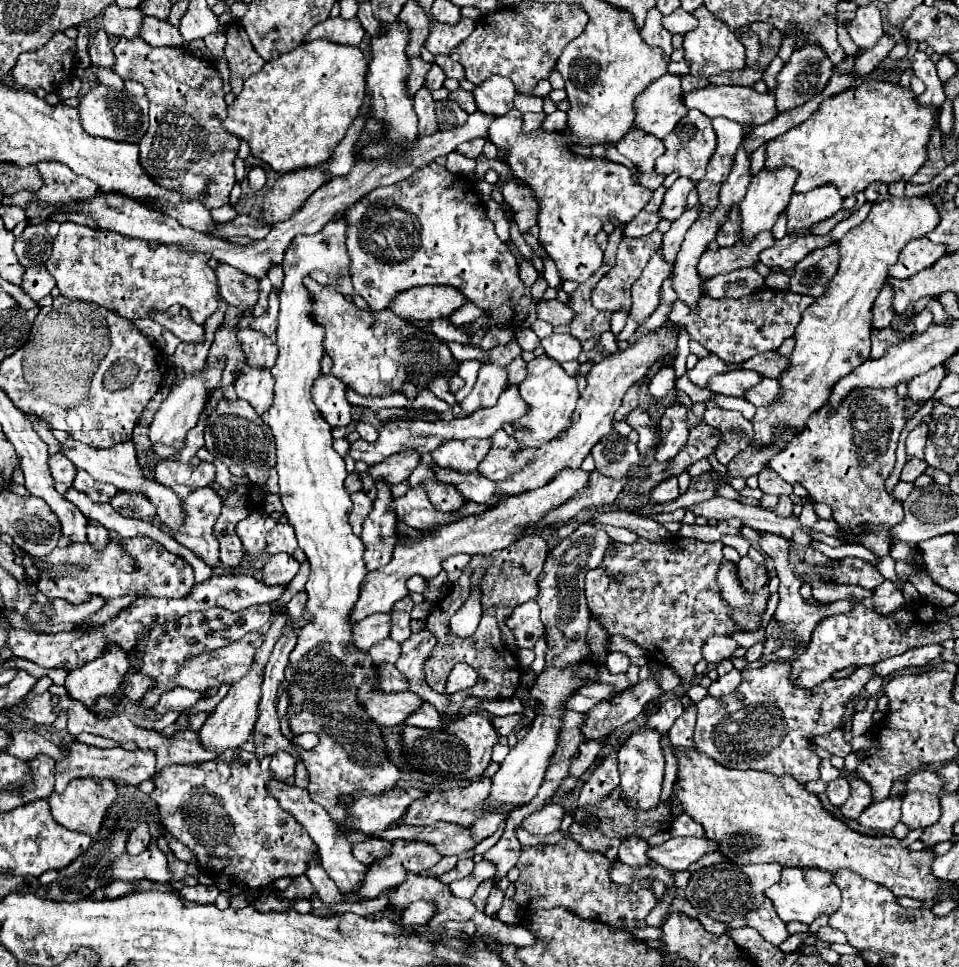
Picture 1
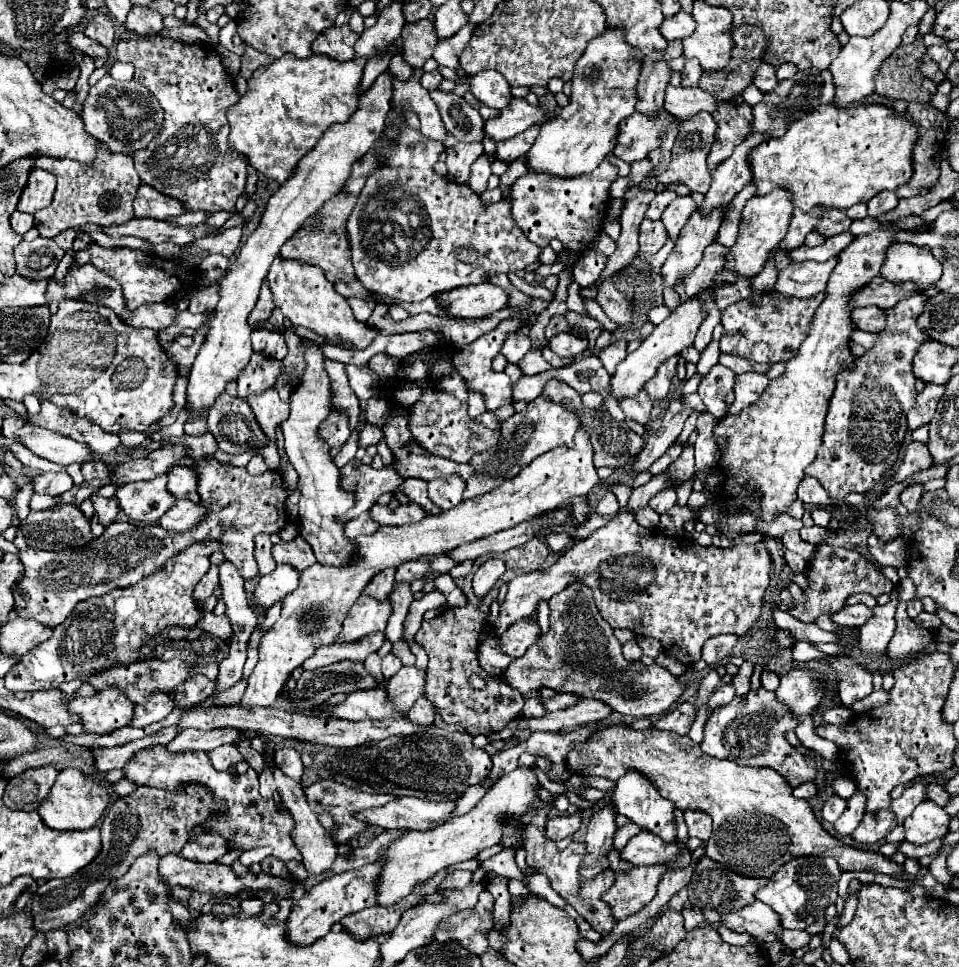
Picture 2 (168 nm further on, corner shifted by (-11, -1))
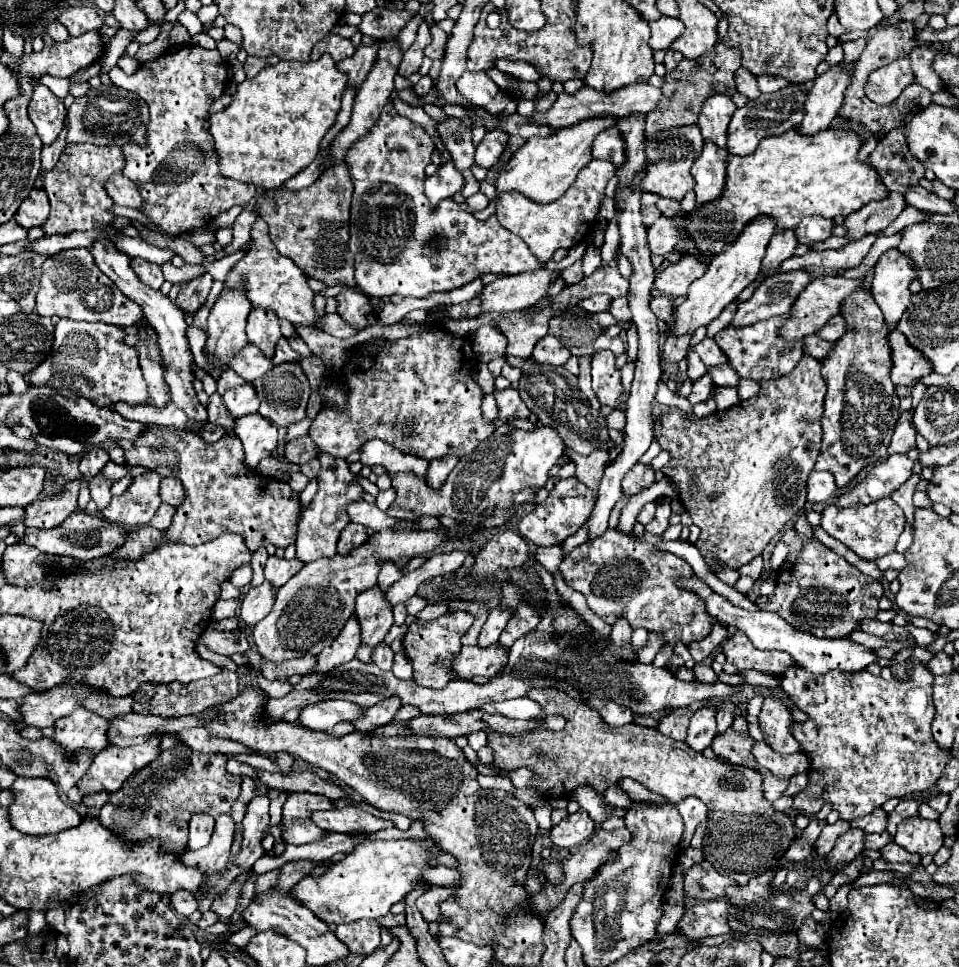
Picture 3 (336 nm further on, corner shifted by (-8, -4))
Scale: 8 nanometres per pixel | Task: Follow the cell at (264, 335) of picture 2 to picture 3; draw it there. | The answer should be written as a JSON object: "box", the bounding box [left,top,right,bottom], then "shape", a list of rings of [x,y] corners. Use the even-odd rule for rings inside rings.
{"box":[231,344,273,382],"shape":[[[247,344],[233,360],[231,360],[231,368],[245,378],[247,382],[261,378],[265,372],[269,372],[269,368],[273,368],[271,360],[265,360],[265,356],[261,356],[261,352],[257,352],[257,348],[253,348],[251,344]]]}

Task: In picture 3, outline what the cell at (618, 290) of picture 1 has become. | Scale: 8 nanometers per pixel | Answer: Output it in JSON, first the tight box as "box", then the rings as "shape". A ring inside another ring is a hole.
{"box":[581,294,611,314],"shape":[[[597,294],[597,296],[593,296],[593,298],[581,300],[581,308],[583,308],[585,312],[589,312],[589,314],[595,314],[595,312],[603,312],[603,310],[607,310],[609,302],[611,302],[609,296],[605,296],[605,294]]]}

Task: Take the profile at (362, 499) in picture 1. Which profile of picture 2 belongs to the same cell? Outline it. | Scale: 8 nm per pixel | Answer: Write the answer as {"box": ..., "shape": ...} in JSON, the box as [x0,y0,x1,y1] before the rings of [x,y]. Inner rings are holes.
{"box":[346,511,380,539],"shape":[[[366,511],[366,513],[362,513],[360,517],[356,517],[356,519],[352,519],[352,521],[346,523],[346,533],[348,533],[348,537],[352,537],[352,539],[356,539],[356,537],[360,537],[360,535],[372,535],[372,533],[376,533],[378,529],[380,529],[380,523],[376,523],[376,521],[370,517],[370,511]]]}

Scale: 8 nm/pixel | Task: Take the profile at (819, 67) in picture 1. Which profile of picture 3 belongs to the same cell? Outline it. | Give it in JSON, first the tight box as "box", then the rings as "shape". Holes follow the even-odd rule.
{"box":[727,84,805,156],"shape":[[[789,84],[773,94],[759,94],[755,100],[749,100],[743,108],[737,108],[735,114],[731,116],[727,128],[727,152],[735,156],[747,156],[757,148],[757,144],[763,138],[779,136],[789,128],[795,128],[801,122],[803,104],[805,104],[805,94],[795,84]]]}

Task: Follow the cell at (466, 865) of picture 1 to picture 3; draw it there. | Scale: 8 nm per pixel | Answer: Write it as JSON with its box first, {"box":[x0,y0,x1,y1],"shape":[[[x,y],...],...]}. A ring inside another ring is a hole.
{"box":[417,886,453,922],"shape":[[[431,886],[423,896],[417,898],[417,908],[423,914],[425,922],[435,922],[439,916],[439,904],[453,896],[453,888],[441,888],[441,886]]]}

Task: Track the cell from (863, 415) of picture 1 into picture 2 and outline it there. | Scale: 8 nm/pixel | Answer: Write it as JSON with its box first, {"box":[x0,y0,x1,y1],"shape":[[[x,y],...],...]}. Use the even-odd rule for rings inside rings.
{"box":[804,293,930,499],"shape":[[[920,293],[916,297],[908,297],[908,301],[900,301],[900,305],[892,309],[886,309],[888,327],[880,333],[874,347],[862,357],[858,357],[854,371],[844,371],[836,377],[836,389],[830,399],[822,445],[818,449],[816,459],[804,471],[808,477],[816,477],[832,499],[844,499],[850,493],[866,493],[874,489],[878,483],[884,481],[886,473],[900,459],[904,435],[908,429],[906,415],[914,407],[918,395],[914,389],[916,377],[912,371],[912,361],[920,345],[924,345],[924,341],[930,339],[930,335],[918,327],[918,317],[924,313],[926,305],[928,305],[928,295]]]}

